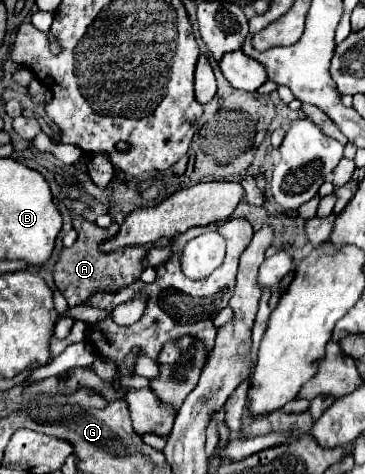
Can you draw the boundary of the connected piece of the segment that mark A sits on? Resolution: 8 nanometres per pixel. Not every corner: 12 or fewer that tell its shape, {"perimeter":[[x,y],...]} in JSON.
{"perimeter":[[73,218],[79,238],[55,266],[57,290],[79,306],[99,288],[137,280],[149,246],[101,254],[119,226]]}

